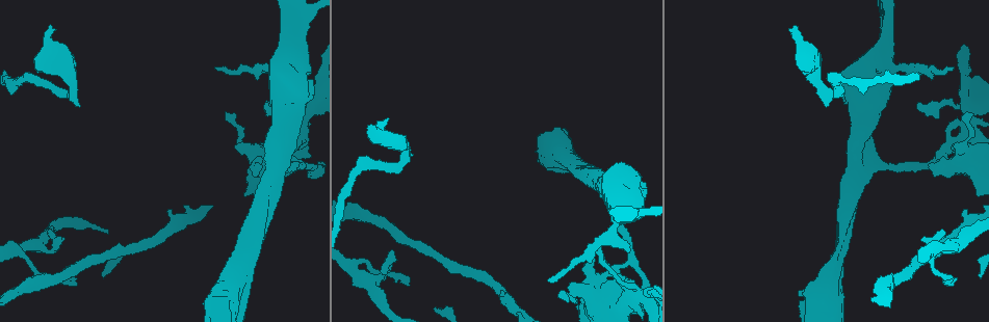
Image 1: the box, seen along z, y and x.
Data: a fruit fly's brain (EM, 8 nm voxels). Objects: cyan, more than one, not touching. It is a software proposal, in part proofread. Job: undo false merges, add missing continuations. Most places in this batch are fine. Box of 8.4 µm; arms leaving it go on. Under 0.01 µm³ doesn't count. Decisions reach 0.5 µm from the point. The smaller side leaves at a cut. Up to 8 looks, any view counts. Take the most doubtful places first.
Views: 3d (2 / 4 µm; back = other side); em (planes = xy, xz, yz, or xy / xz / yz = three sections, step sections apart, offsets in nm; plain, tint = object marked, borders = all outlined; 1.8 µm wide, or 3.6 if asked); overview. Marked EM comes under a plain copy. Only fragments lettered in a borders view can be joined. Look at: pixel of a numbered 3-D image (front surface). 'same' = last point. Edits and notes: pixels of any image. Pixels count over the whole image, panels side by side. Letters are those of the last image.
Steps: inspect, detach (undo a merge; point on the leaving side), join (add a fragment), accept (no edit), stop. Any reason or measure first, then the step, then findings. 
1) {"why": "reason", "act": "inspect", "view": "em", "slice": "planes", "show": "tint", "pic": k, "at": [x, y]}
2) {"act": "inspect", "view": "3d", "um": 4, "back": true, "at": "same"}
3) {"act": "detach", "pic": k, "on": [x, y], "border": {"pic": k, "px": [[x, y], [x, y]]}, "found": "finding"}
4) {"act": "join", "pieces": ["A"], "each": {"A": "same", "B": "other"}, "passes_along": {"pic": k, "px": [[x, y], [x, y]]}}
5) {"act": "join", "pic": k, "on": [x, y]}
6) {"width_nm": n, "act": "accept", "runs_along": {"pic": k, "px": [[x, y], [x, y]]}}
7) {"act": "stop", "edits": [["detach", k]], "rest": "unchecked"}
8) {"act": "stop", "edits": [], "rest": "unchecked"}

{"why": "a narrow waist", "act": "inspect", "view": "em", "slice": "planes", "show": "tint", "pic": 1, "at": [637, 299]}

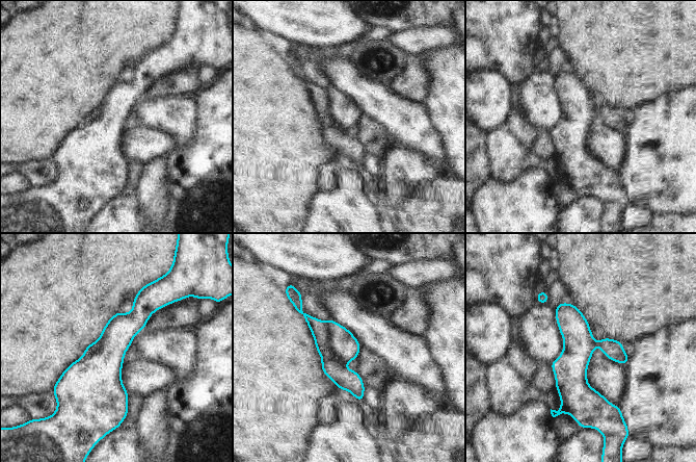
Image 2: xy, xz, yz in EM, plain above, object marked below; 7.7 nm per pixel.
{"act": "inspect", "view": "em", "slice": "planes", "show": "borders", "at": "same"}

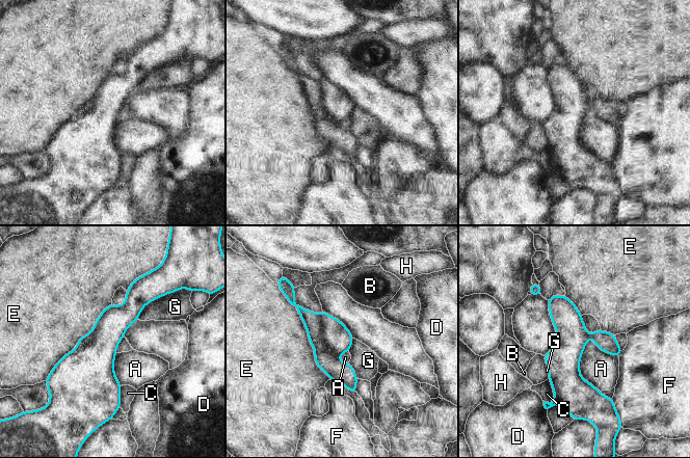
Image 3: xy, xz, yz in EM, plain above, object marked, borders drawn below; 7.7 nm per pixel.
{"longest_contact_nm": ["E", 750], "act": "detach", "pic": 3, "on": [336, 337], "each": {"A": "other", "B": "other", "C": "other", "D": "other", "E": "other", "F": "other", "G": "other", "H": "other"}, "part_leaving": {"pic": 3, "px": [[554, 297], [567, 320], [569, 404]]}, "found": "a second neuron is stuck on"}

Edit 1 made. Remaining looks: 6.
{"why": "see it whole again", "act": "inspect", "view": "overview"}

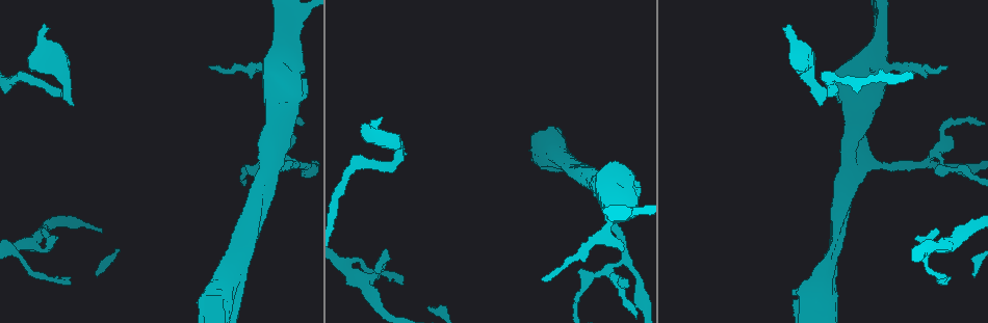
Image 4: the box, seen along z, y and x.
{"why": "an open end", "act": "inspect", "view": "3d", "um": 2, "pic": 4, "at": [382, 116]}

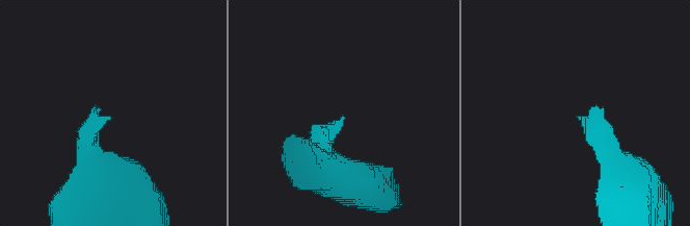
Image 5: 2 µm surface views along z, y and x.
{"act": "inspect", "view": "em", "slice": "xy", "step": 8, "show": "tint", "pic": 5, "at": [110, 120]}

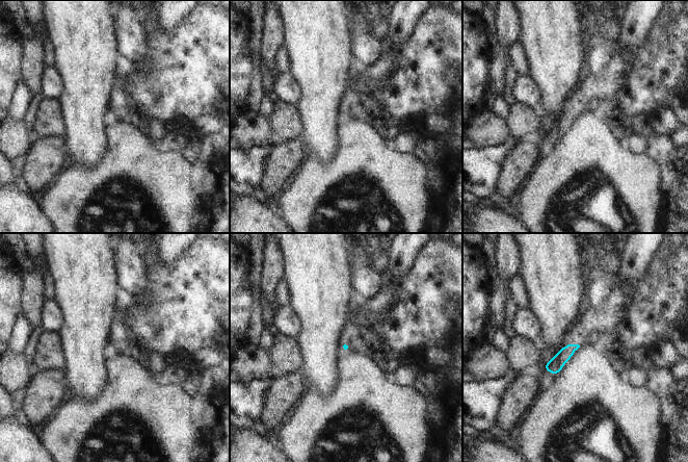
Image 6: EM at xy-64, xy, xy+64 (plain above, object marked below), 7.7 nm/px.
{"act": "inspect", "view": "em", "slice": "planes", "show": "borders", "at": "same"}

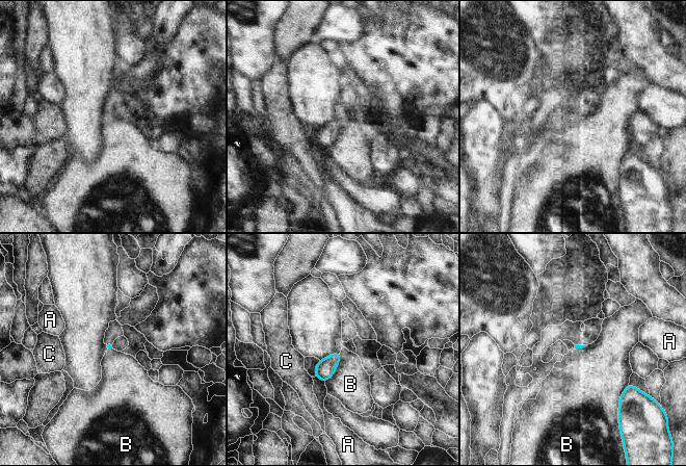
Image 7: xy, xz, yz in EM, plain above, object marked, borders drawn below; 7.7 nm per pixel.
{"longest_contact_nm": ["B", 280], "act": "accept", "each": {"A": "other", "B": "other", "C": "other"}, "border": {"pic": 7, "px": [[341, 352], [338, 367], [324, 382]]}, "found": "none of them fits"}

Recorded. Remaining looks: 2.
{"why": "touches itself", "act": "inspect", "view": "3d", "um": 2, "pic": 4, "at": [637, 212]}

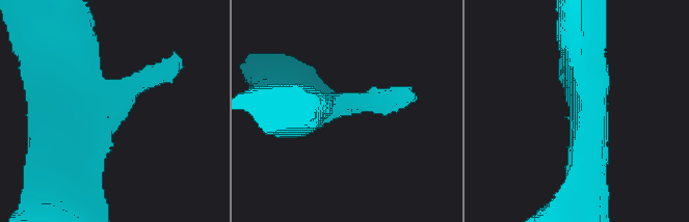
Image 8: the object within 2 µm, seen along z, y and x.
{"act": "inspect", "view": "em", "slice": "planes", "show": "borders", "pic": 8, "at": [576, 99]}

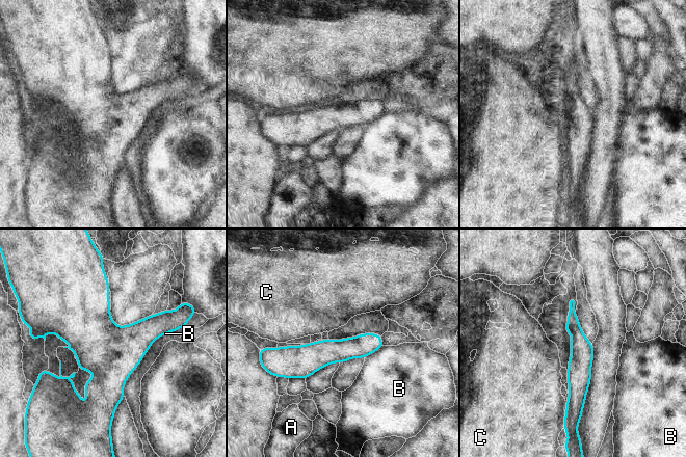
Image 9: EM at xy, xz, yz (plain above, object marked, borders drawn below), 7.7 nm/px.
{"act": "accept", "each": {"A": "other", "B": "other", "C": "other"}, "border": {"pic": 9, "px": [[384, 346], [364, 357]]}, "found": "continuous, no second neuron"}

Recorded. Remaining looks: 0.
{"act": "stop", "edits": [["detach", 3]], "rest": "unchecked"}

